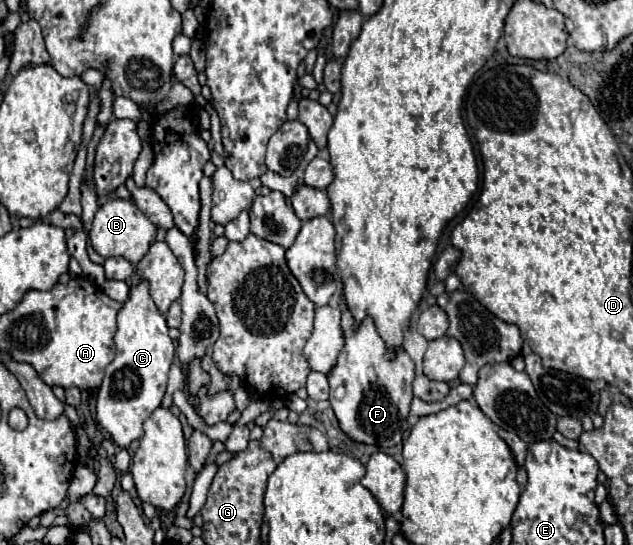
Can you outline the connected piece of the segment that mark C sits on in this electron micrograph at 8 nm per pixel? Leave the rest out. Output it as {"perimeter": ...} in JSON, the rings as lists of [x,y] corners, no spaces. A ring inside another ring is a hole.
{"perimeter":[[[147,281],[129,287],[129,297],[117,313],[115,359],[107,365],[97,393],[97,423],[111,435],[115,445],[129,447],[143,435],[143,421],[161,405],[167,389],[167,373],[173,363],[173,341],[163,313],[157,311],[149,295]]]}

